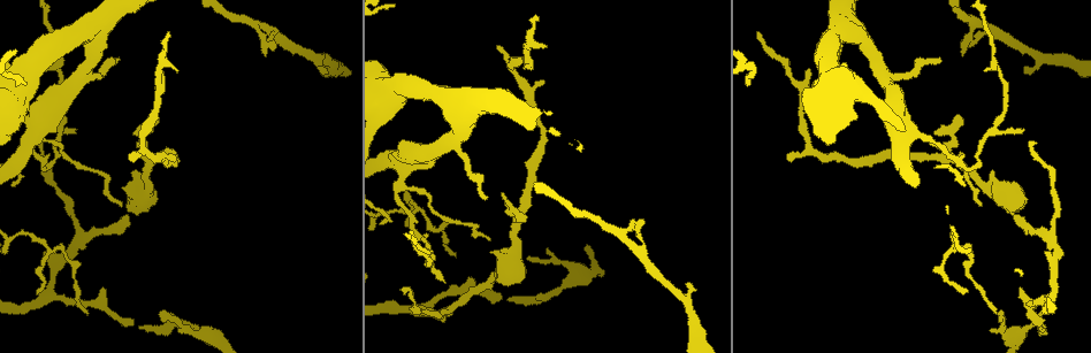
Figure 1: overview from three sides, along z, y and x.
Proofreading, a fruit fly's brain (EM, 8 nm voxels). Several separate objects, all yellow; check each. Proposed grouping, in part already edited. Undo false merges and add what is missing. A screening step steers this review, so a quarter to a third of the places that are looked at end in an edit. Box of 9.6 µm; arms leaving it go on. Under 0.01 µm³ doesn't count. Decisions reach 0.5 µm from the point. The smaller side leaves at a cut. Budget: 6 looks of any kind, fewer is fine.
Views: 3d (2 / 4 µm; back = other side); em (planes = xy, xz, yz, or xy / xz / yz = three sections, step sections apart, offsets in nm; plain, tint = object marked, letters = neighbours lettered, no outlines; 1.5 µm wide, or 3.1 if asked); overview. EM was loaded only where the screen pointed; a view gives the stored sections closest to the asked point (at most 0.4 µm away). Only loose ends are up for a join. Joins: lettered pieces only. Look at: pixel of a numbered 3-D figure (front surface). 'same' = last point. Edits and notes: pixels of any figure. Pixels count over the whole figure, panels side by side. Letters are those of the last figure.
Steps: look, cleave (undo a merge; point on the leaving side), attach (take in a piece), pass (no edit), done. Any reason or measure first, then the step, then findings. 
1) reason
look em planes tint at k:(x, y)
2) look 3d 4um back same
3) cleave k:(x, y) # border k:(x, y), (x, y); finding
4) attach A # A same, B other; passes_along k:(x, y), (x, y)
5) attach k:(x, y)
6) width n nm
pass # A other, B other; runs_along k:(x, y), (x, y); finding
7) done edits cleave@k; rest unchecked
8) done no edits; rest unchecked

free end
look 3d 4um at 1:(685, 284)

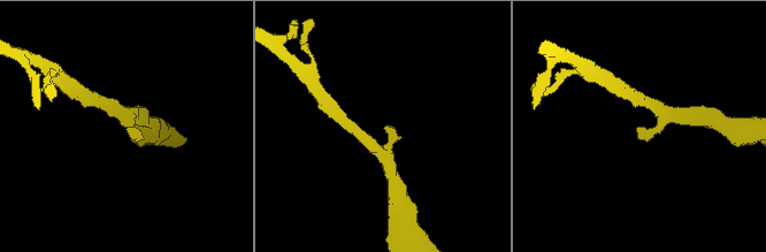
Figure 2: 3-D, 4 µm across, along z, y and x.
arm_widths 180, 220 nm
look em planes letters at 2:(130, 129)

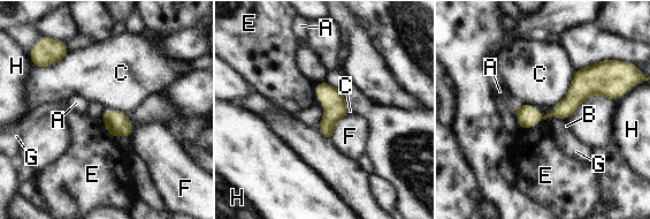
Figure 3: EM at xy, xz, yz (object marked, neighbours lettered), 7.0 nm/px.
pass # A other, B other, C other, E other, F other, G other, H other; runs_along 3:(598, 67), (559, 111), (522, 126); no lettered piece goes on from it

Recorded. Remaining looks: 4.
an open end
look em yz step 8 tint at 1:(523, 215)

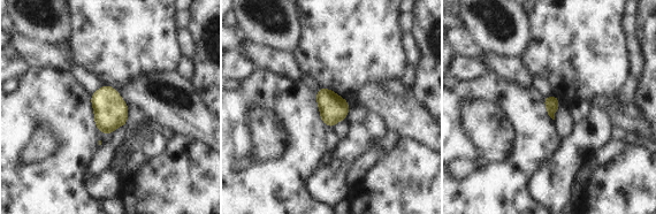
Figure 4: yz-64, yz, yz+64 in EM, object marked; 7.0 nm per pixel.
another direction
look em planes tint same

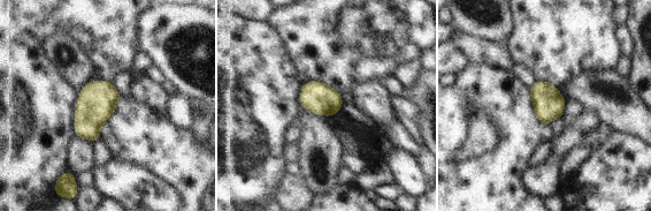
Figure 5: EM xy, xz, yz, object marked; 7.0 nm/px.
what lies round it
look em planes letters same

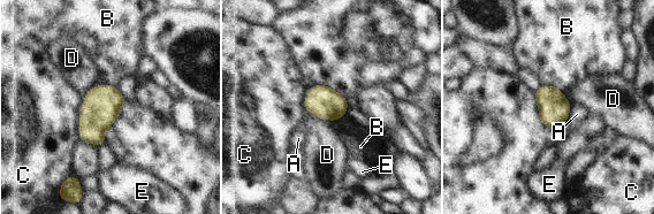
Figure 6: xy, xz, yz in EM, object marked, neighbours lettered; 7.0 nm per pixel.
width 200 nm; longest_contact C 320 nm
pass # A other, B other, C other, D other, E other; none of them fits

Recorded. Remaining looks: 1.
branch stops here
look em planes letters at 1:(644, 221)

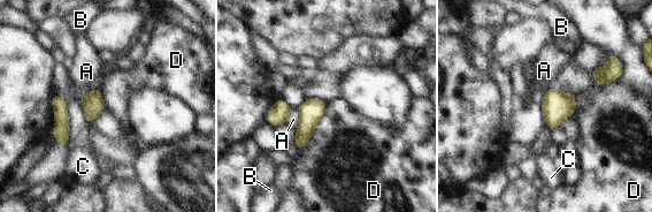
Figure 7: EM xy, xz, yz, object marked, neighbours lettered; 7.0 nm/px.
longest_contact D 400 nm
pass # A other, B other, C other, D other; border 7:(327, 103), (324, 114), (299, 151); none of them fits

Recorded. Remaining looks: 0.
done no edits; rest unchecked

